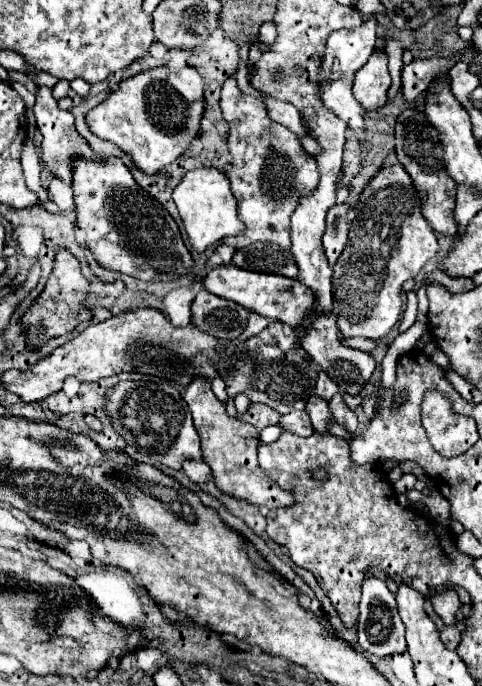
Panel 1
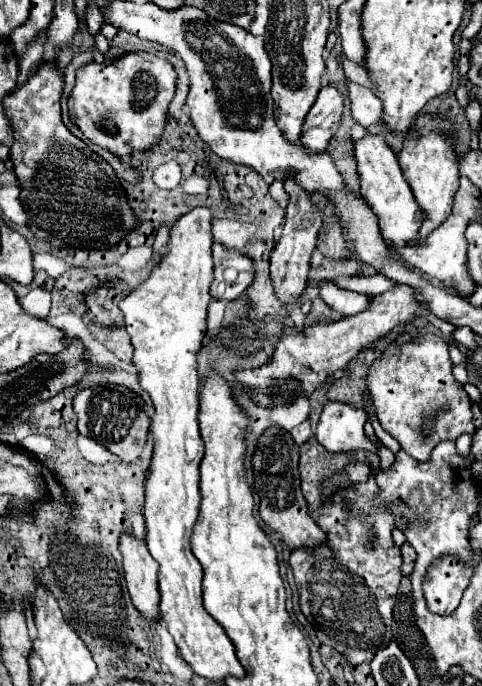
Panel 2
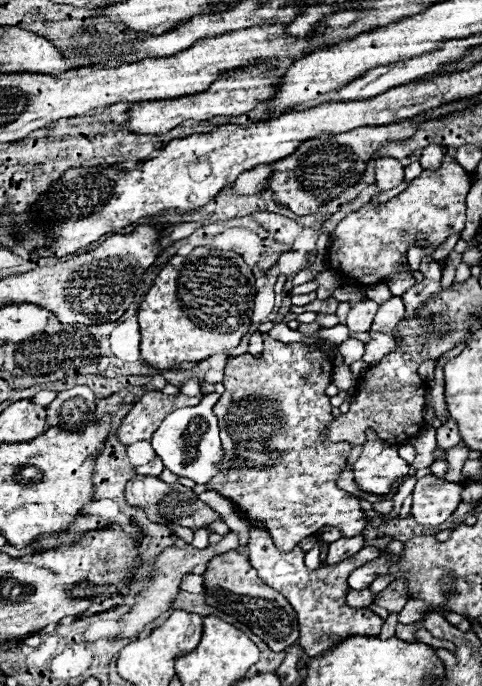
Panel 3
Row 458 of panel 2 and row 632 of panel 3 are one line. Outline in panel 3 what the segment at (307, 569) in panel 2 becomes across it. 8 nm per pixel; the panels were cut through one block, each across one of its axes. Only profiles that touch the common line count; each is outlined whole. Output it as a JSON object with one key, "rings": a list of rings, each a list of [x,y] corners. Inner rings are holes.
{"rings":[[[250,520],[250,542],[248,542],[248,556],[252,566],[258,570],[258,576],[272,588],[276,588],[278,592],[282,592],[288,602],[294,606],[296,614],[298,614],[298,622],[300,622],[300,638],[298,644],[304,650],[306,656],[316,656],[328,648],[332,648],[338,640],[352,636],[352,634],[370,634],[370,636],[378,636],[380,628],[382,628],[382,618],[378,614],[374,614],[372,610],[362,610],[362,608],[352,608],[346,604],[344,596],[348,592],[348,576],[372,562],[376,556],[380,556],[380,548],[368,546],[362,548],[356,556],[334,564],[334,566],[326,566],[326,568],[306,568],[304,566],[304,554],[298,550],[298,546],[288,552],[282,554],[276,550],[272,538],[268,530],[260,524],[254,524]]]}

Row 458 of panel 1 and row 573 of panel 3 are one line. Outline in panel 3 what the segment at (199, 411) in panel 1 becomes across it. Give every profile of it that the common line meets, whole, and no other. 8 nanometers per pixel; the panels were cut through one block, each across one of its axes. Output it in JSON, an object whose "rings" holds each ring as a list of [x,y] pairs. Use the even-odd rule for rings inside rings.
{"rings":[[[238,550],[224,552],[210,560],[206,572],[204,572],[204,586],[206,586],[206,604],[218,608],[224,614],[234,616],[242,624],[246,624],[256,636],[260,636],[274,652],[284,652],[298,640],[298,618],[294,608],[288,604],[280,592],[268,588],[264,584],[256,570],[250,566],[250,560],[246,554],[240,554]]]}

